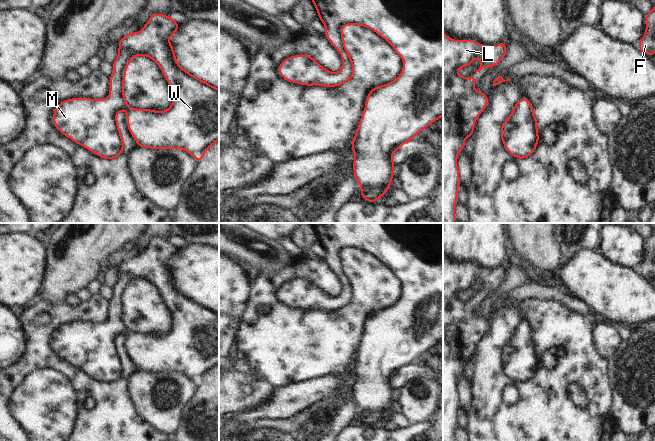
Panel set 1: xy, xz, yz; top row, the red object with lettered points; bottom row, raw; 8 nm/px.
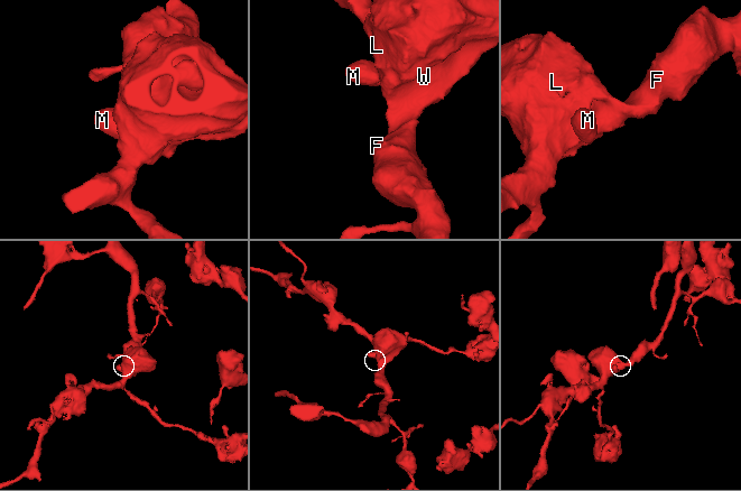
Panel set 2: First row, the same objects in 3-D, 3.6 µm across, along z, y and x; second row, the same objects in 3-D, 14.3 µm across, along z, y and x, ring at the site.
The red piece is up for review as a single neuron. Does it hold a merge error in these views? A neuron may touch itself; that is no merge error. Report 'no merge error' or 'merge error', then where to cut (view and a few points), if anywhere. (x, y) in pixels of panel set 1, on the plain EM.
no merge error | no cut

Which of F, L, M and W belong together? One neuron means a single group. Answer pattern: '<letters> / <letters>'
F L M W

